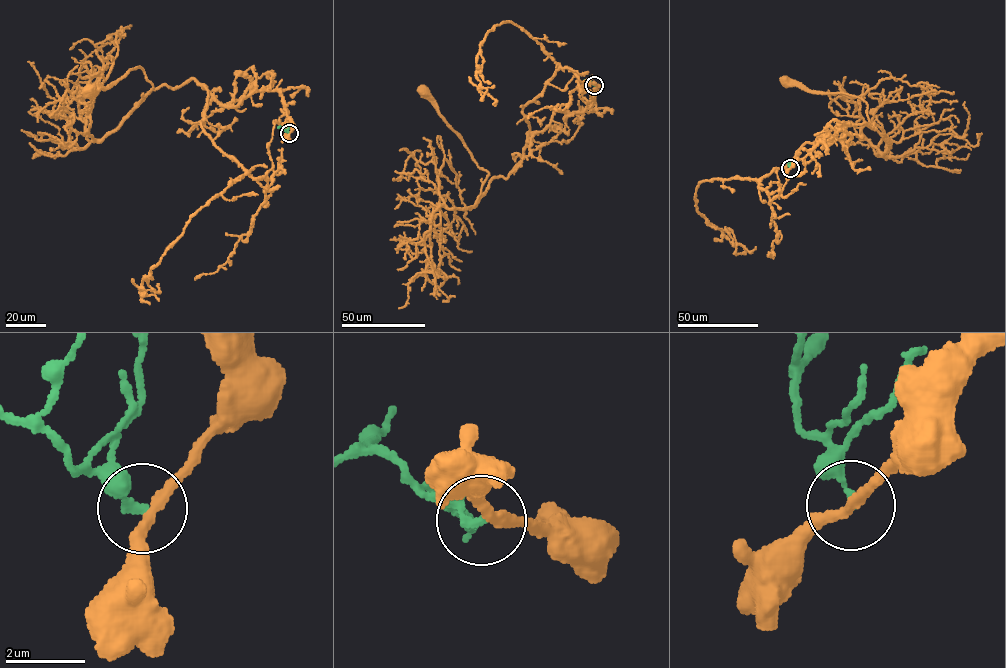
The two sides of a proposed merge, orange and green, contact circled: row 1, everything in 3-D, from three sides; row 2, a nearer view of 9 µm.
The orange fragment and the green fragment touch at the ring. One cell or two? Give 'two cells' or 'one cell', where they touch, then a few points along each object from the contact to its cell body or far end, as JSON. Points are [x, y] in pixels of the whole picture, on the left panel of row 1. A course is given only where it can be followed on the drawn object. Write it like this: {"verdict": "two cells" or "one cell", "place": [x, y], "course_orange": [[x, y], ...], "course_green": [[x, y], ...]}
{"verdict": "two cells", "place": [289, 133], "course_orange": [[289, 133], [275, 90], [232, 107], [192, 79], [162, 85], [133, 109], [152, 88], [139, 66], [89, 89]], "course_green": [[289, 133], [280, 126], [277, 128]]}

